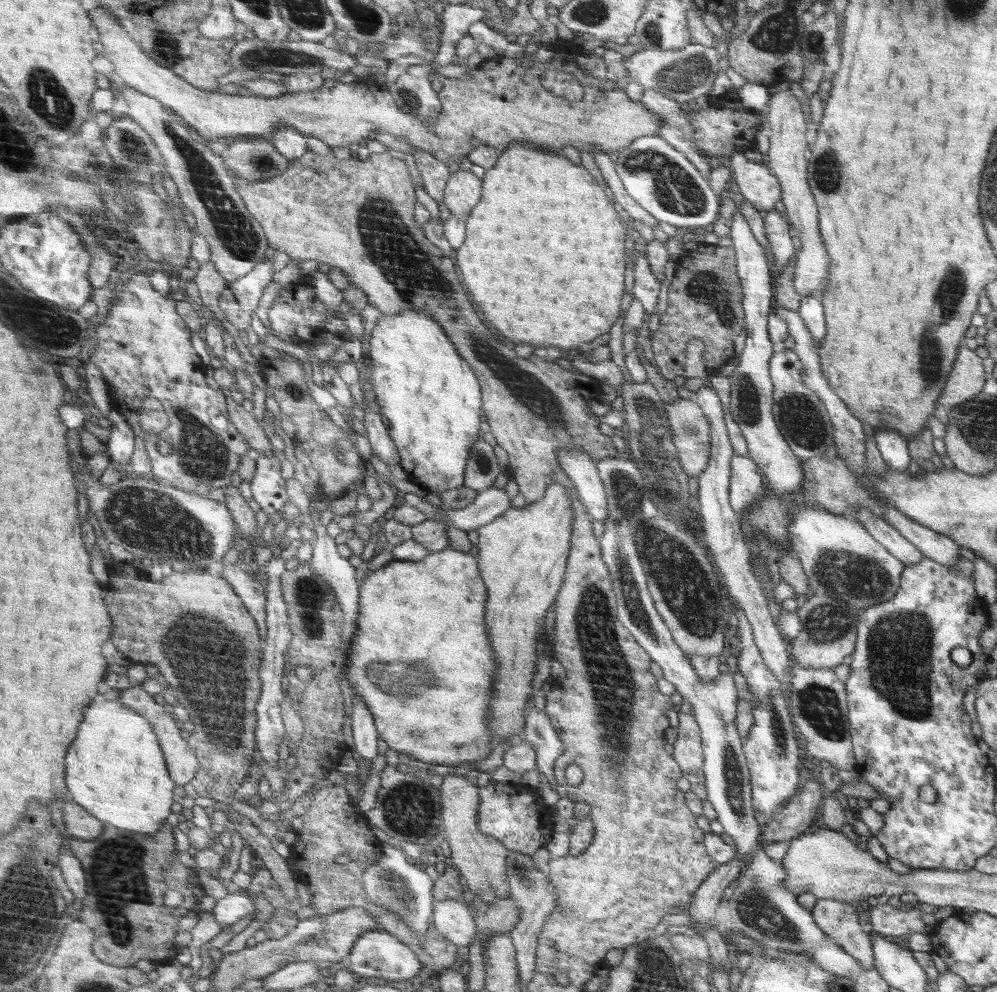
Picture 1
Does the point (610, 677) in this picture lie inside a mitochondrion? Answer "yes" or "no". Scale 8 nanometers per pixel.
yes

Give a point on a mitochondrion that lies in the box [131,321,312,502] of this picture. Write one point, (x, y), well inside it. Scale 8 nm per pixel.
(204, 455)

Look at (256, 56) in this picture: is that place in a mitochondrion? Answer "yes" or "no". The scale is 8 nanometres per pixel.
yes

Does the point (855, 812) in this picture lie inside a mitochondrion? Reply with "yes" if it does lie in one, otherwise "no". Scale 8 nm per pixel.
no

